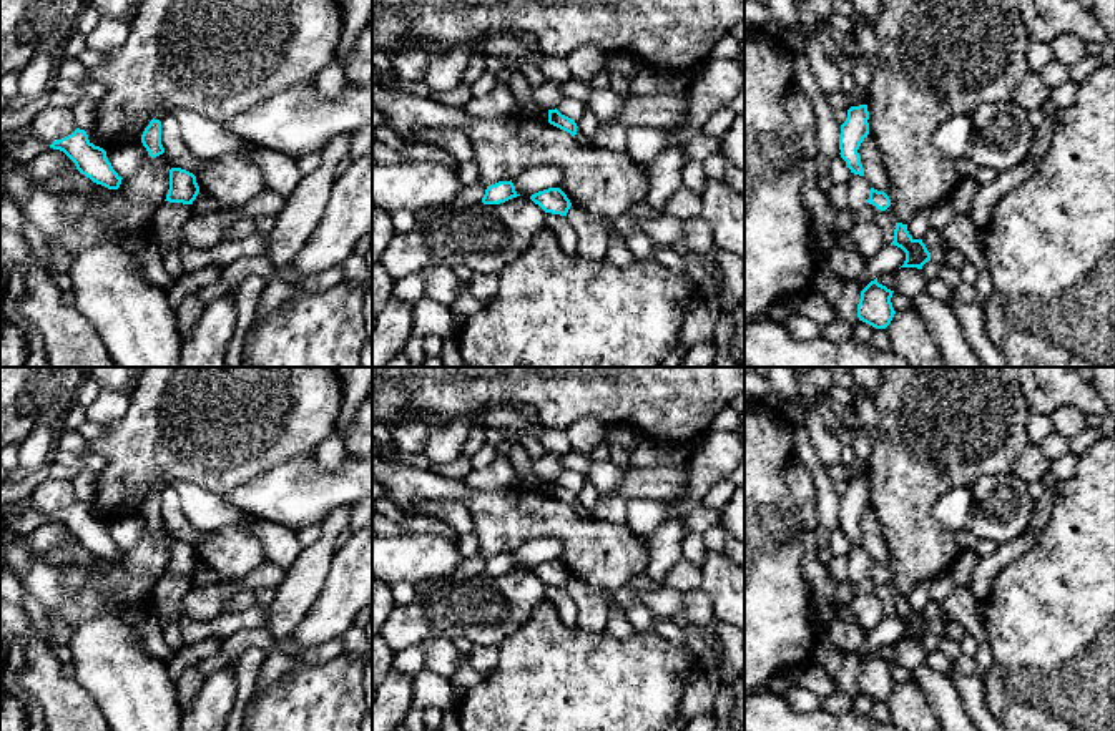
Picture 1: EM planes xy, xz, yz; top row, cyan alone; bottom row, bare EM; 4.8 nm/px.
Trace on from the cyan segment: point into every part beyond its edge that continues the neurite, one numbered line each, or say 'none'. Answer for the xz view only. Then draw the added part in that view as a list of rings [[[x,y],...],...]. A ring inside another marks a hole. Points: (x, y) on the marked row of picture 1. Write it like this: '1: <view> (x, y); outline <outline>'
none

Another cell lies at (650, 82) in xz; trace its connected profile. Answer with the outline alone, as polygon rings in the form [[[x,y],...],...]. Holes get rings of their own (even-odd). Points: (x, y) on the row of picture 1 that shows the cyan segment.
[[[648,70],[630,80],[630,95],[675,95],[690,86],[696,70]]]

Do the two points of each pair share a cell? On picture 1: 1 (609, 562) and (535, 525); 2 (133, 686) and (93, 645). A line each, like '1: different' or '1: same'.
1: same
2: same

